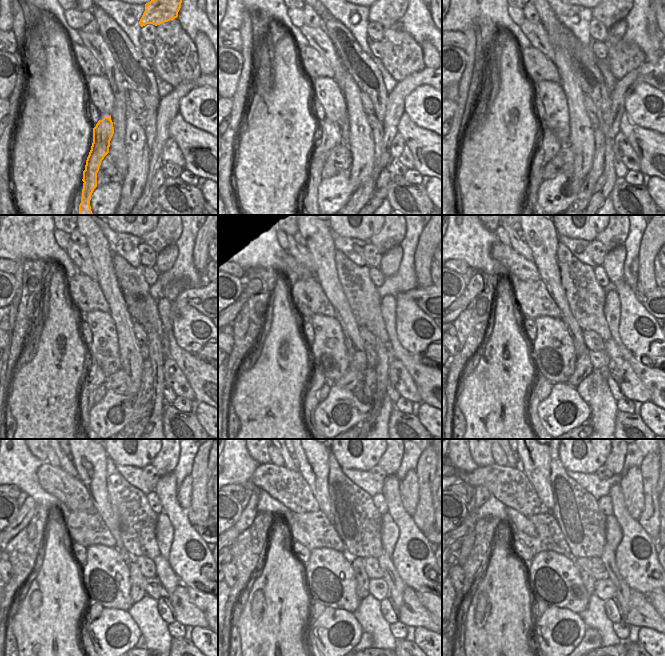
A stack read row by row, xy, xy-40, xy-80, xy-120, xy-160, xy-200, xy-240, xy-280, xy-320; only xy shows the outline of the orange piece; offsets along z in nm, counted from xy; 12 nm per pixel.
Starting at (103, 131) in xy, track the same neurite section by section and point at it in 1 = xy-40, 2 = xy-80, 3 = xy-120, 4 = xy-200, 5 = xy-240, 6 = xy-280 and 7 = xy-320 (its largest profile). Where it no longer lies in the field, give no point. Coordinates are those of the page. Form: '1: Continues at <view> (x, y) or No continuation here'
1: Continues at xy-40 (329, 133)
2: Continues at xy-80 (549, 146)
3: Continues at xy-120 (94, 377)
4: Continues at xy-200 (532, 405)
5: Continues at xy-240 (86, 642)
6: Continues at xy-280 (310, 642)
7: Continues at xy-320 (536, 642)

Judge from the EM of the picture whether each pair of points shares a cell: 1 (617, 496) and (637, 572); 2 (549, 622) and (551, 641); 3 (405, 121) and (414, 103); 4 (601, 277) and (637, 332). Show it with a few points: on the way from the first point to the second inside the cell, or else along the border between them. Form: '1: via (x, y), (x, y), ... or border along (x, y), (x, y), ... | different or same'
1: via (622, 515), (629, 525), (629, 550), (631, 553) | same
2: via (550, 627), (551, 636) | same
3: border along (404, 112), (415, 124), (426, 129) | different
4: border along (601, 265), (610, 281) | different

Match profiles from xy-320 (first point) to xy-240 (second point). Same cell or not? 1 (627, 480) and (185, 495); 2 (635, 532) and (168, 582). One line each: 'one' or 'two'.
1: one
2: two

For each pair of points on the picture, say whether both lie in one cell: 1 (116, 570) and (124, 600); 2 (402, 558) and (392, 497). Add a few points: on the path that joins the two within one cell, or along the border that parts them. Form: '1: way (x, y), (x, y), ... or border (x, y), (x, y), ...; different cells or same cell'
1: way (117, 577), (120, 580), (121, 593); same cell
2: way (405, 543), (405, 522), (397, 512); same cell

